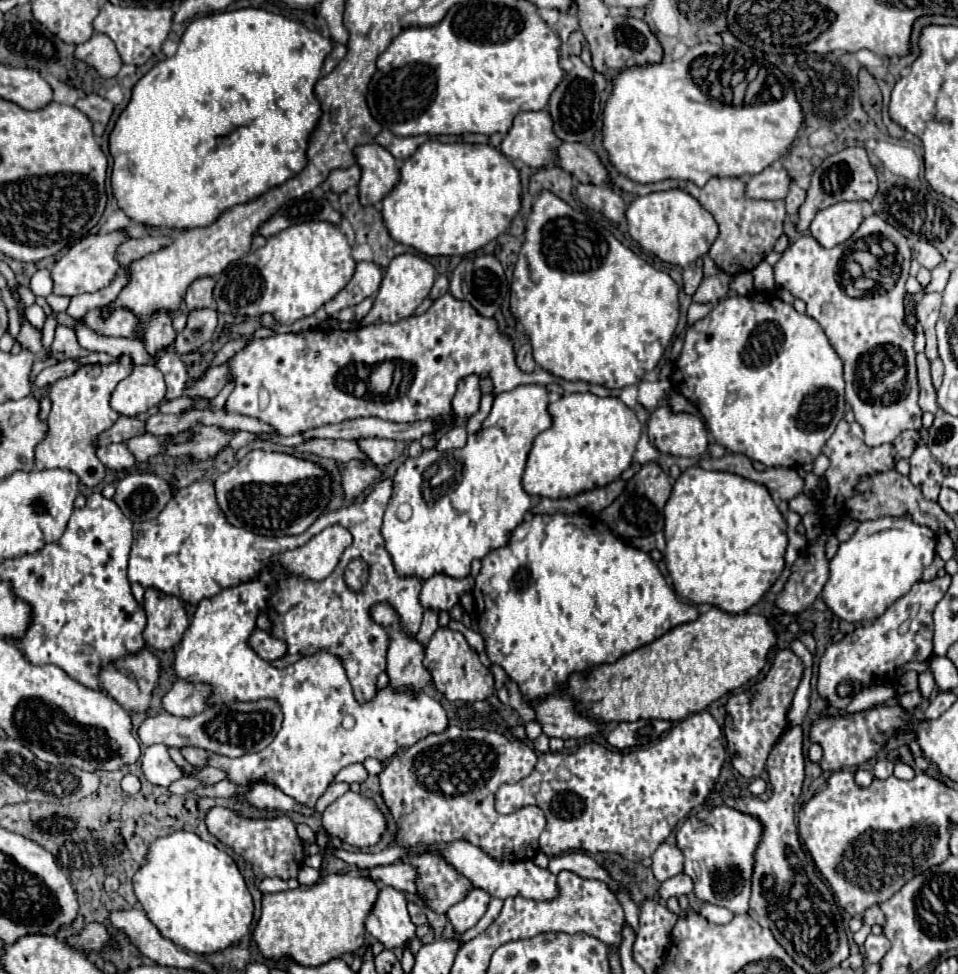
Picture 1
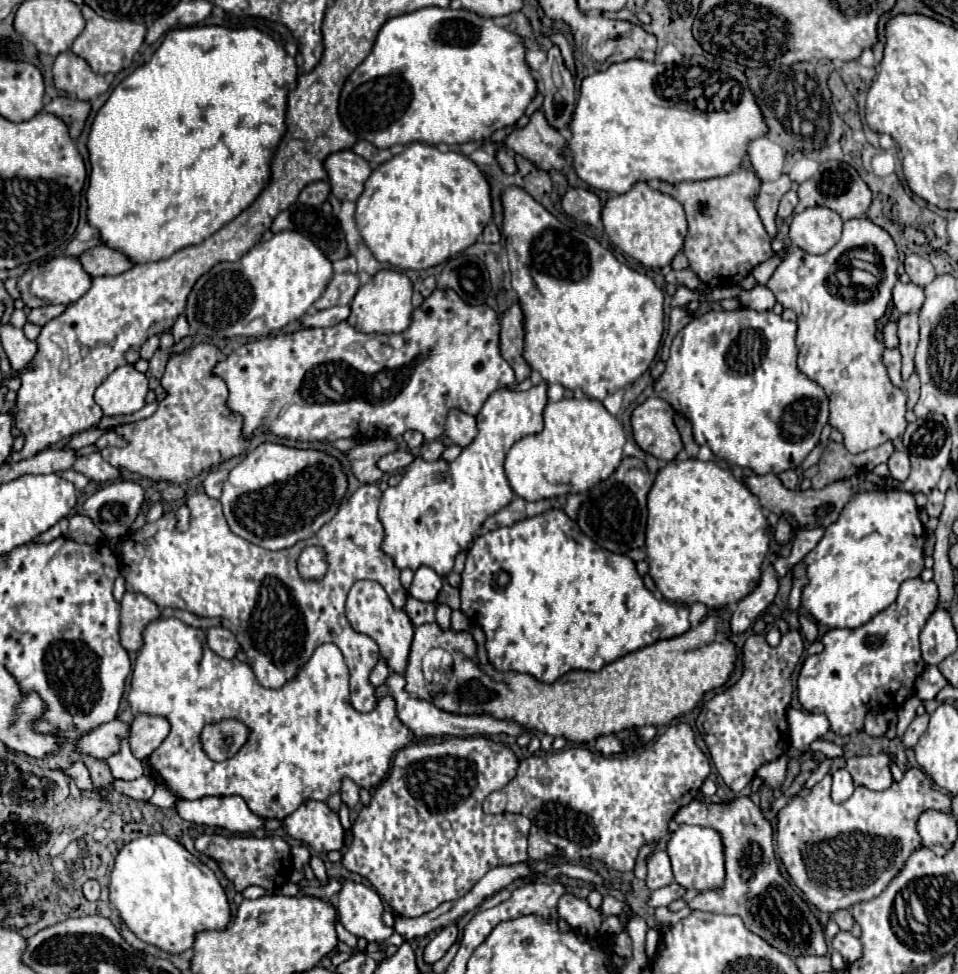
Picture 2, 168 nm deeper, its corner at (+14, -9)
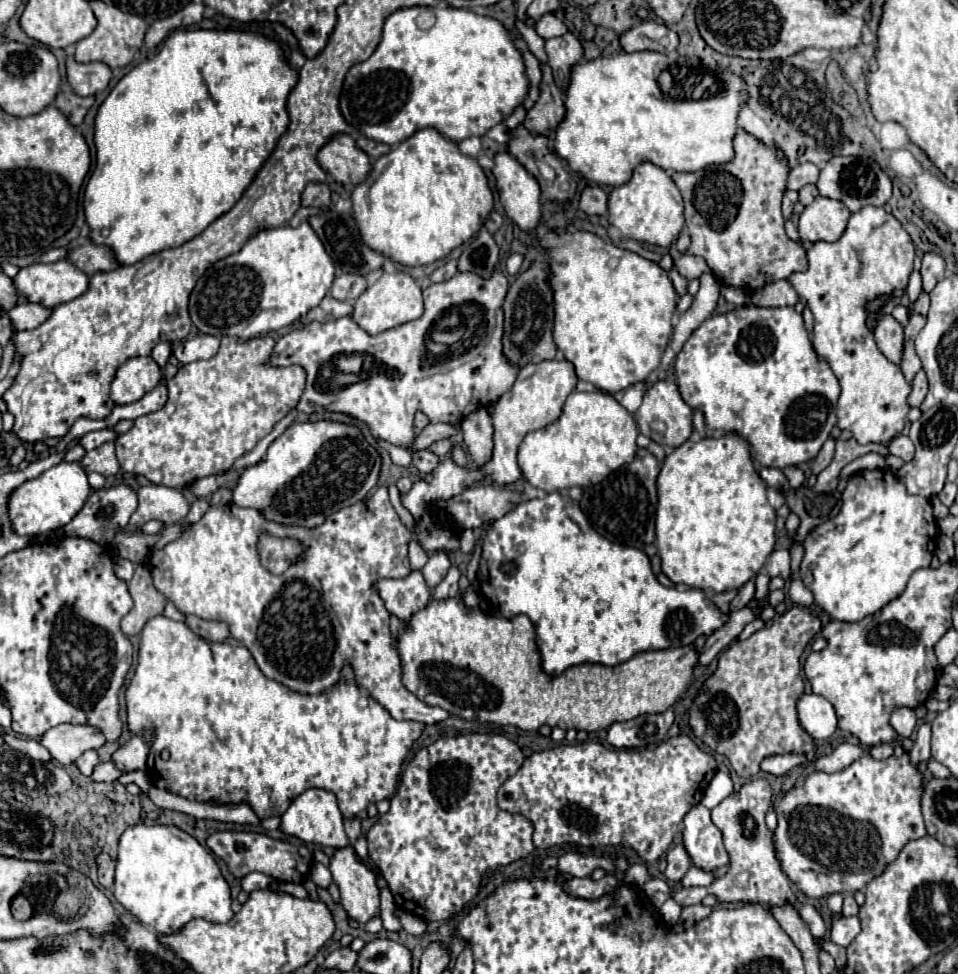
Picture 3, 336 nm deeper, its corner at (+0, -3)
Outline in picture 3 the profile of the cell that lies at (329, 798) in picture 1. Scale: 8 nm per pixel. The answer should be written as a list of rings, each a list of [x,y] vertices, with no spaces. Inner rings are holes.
[[[346,819],[344,821],[344,831],[346,831],[346,837],[348,837],[348,845],[342,847],[342,849],[336,849],[336,853],[330,857],[328,869],[332,871],[334,883],[340,889],[340,903],[346,909],[346,913],[352,919],[356,919],[358,923],[366,923],[370,917],[380,913],[380,893],[378,893],[378,887],[376,887],[374,873],[364,863],[358,861],[356,851],[354,851],[354,843],[362,835],[360,821],[358,819]]]

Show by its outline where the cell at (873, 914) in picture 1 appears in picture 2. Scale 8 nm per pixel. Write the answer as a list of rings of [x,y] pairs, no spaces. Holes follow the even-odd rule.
[[[836,911],[834,913],[834,921],[838,923],[838,927],[842,929],[842,931],[852,931],[852,927],[854,927],[854,917],[852,917],[852,913],[850,911]]]

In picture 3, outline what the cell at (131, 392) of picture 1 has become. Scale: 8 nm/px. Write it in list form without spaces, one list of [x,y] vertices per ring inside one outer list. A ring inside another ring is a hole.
[[[132,357],[116,373],[110,389],[110,399],[116,405],[128,405],[152,391],[162,377],[158,363],[152,357]]]

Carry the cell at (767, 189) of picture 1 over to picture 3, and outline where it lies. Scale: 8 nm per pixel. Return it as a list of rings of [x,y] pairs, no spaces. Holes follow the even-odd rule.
[[[800,163],[790,171],[786,189],[802,189],[808,183],[816,183],[820,169],[814,163]]]

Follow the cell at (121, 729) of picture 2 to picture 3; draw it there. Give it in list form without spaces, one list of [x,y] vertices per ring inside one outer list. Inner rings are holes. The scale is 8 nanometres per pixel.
[[[58,725],[40,737],[40,745],[46,747],[52,759],[60,765],[74,763],[84,751],[98,749],[104,741],[102,733],[90,729],[90,725]]]

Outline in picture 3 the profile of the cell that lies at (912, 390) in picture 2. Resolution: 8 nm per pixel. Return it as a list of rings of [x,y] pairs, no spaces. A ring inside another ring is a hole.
[[[918,371],[914,381],[912,381],[912,393],[908,397],[908,405],[910,407],[920,407],[920,403],[924,401],[926,397],[926,391],[928,391],[928,381],[926,381],[926,373],[924,371]]]

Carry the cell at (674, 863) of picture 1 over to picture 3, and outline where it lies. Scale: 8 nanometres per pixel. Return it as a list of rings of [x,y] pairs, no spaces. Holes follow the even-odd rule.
[[[674,845],[668,851],[668,867],[666,867],[664,873],[666,873],[666,877],[670,881],[676,883],[676,881],[680,881],[686,875],[686,871],[690,869],[690,865],[692,865],[692,861],[690,861],[684,845]]]

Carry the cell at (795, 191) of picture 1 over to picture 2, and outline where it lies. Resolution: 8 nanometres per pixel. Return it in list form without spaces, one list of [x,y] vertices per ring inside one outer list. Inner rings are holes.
[[[788,191],[788,193],[782,197],[782,201],[780,201],[778,217],[780,217],[780,219],[786,219],[786,217],[790,217],[790,215],[792,215],[792,211],[794,211],[794,207],[796,207],[796,203],[798,203],[796,191]]]

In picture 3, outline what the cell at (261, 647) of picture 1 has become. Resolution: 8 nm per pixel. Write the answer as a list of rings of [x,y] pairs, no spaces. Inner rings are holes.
[[[186,615],[186,625],[206,641],[224,641],[230,635],[226,623],[206,621],[206,619],[200,619],[194,615]]]

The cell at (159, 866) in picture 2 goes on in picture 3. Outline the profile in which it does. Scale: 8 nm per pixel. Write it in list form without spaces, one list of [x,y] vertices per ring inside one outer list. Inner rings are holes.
[[[130,825],[118,843],[118,857],[116,857],[116,873],[114,873],[114,897],[124,909],[136,915],[142,923],[150,925],[158,933],[176,933],[186,925],[190,919],[202,917],[212,923],[226,923],[230,921],[232,913],[232,897],[230,887],[224,881],[220,867],[216,865],[214,857],[188,833],[174,825]]]

